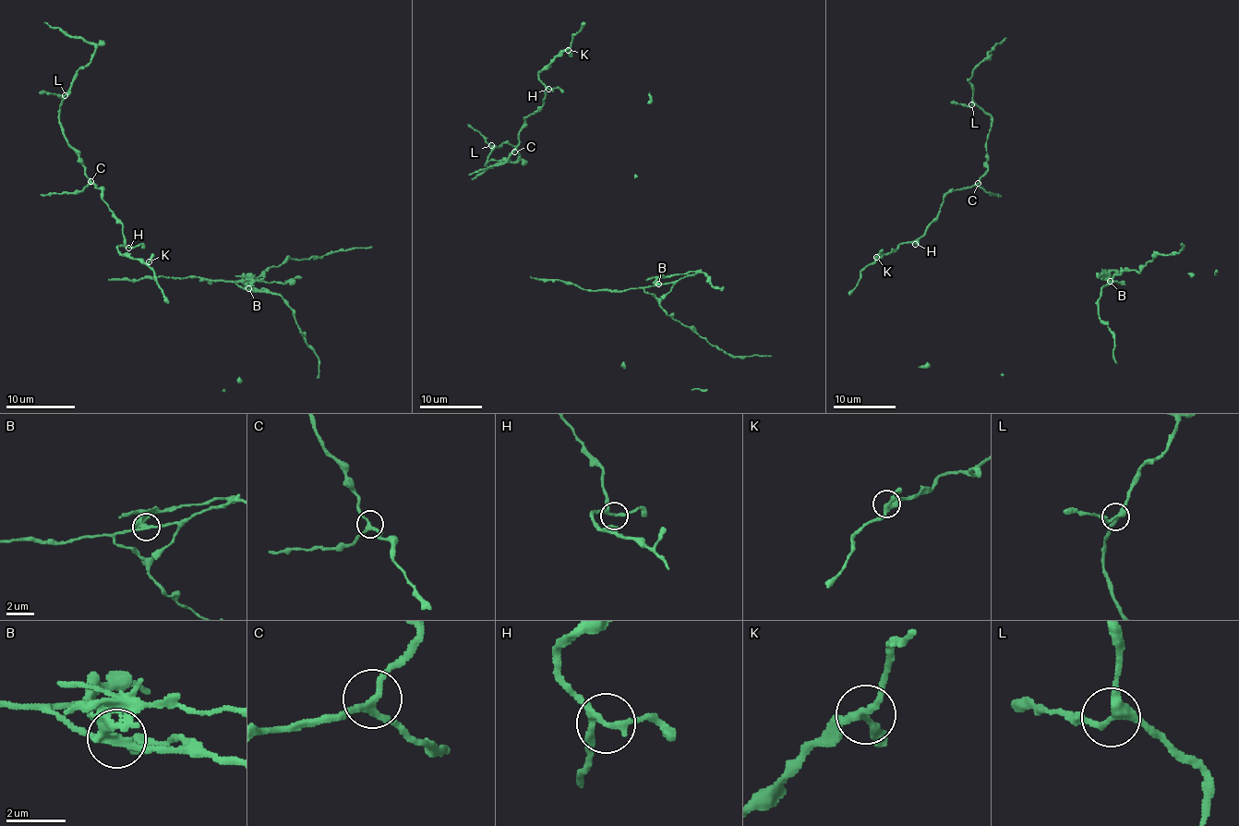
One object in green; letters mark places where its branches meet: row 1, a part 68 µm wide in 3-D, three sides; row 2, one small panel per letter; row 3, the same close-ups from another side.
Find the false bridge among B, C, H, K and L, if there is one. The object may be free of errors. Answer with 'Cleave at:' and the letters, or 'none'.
Cleave at: B

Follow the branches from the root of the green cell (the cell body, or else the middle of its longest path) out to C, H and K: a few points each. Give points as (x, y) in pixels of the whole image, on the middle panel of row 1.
C: (499, 165), (514, 151)
H: (499, 165), (516, 148), (523, 118), (542, 104), (544, 91), (548, 89)
K: (499, 165), (516, 148), (523, 118), (542, 104), (546, 86), (539, 79), (539, 73), (568, 50)

